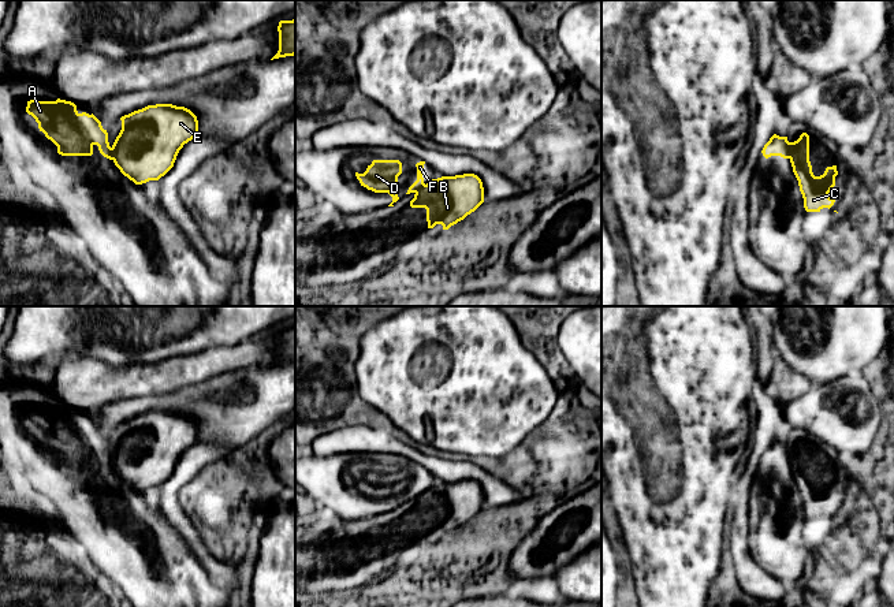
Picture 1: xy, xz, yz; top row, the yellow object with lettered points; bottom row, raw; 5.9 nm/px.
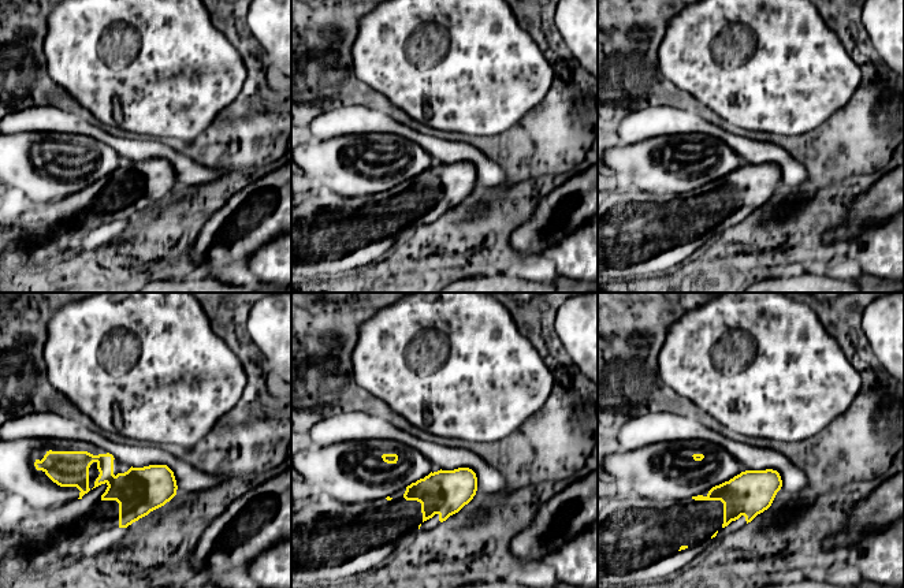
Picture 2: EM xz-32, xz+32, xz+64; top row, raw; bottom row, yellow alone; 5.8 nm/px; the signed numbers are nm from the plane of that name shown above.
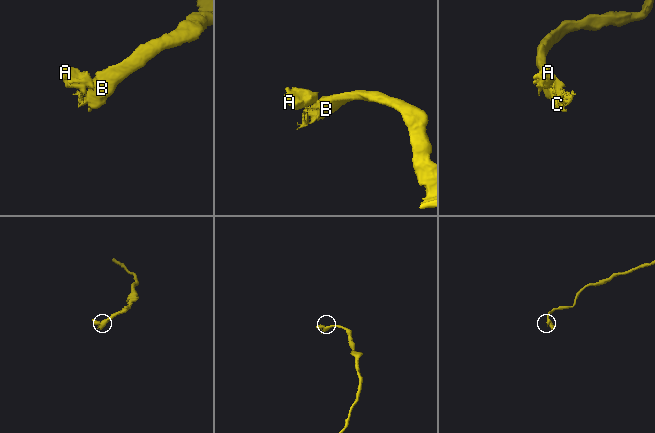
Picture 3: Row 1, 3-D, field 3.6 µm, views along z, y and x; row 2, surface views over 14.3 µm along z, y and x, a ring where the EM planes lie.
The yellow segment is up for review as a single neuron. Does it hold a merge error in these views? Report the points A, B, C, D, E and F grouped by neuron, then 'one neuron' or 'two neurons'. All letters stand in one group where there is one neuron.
groups A D F / B C E; two neurons

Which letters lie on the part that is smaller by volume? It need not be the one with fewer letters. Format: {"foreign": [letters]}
{"foreign": ["A", "D", "F"]}

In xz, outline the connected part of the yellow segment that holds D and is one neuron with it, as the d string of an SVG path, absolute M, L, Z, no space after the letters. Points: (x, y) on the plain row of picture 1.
M373 466L364 480L355 478L361 492L375 499L388 499L392 509L398 503L398 483L402 480L402 469L399 466Z

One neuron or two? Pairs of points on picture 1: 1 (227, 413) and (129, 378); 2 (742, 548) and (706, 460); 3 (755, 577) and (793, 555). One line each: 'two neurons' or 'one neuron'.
1: two neurons
2: two neurons
3: two neurons

